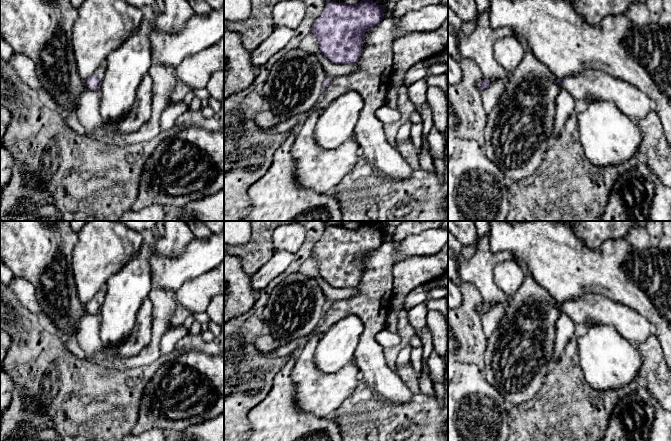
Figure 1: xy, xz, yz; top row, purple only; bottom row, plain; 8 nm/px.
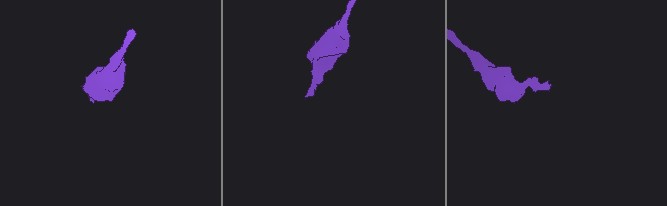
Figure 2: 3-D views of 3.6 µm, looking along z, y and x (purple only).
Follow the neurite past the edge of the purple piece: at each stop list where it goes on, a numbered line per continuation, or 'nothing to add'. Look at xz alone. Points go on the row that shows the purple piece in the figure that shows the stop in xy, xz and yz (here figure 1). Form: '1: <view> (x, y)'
nothing to add

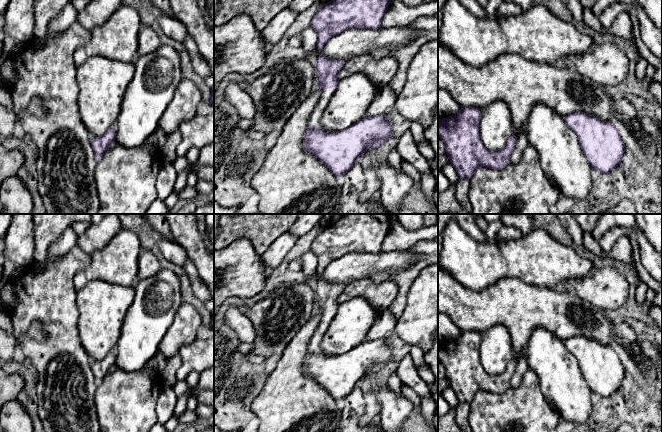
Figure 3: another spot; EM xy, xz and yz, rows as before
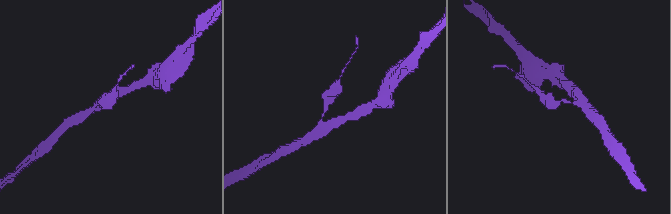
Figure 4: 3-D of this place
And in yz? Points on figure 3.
nothing to add

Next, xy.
nothing to add

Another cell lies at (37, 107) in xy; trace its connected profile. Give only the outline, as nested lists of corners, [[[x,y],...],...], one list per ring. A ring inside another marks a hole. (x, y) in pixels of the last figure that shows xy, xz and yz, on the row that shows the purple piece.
[[[35,97],[28,106],[28,110],[30,113],[39,118],[45,117],[48,113],[48,108],[45,105],[45,101],[41,97]]]

